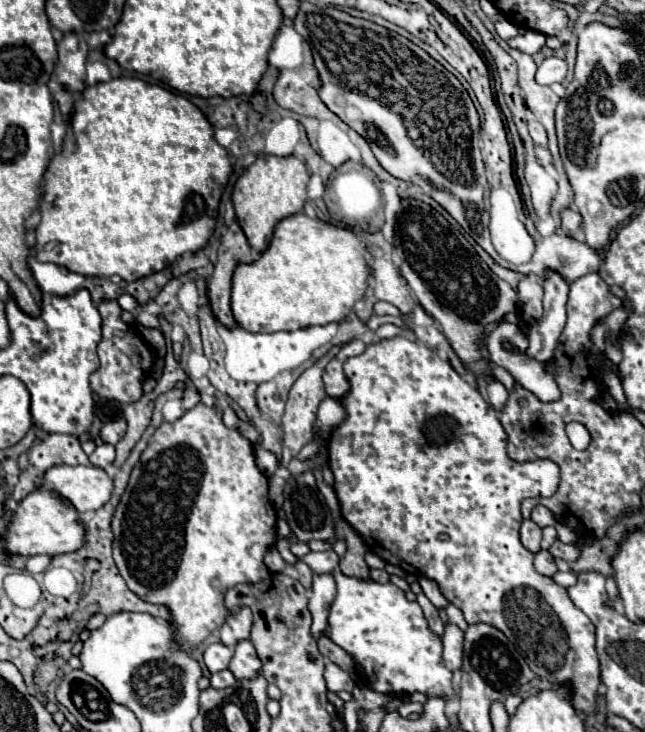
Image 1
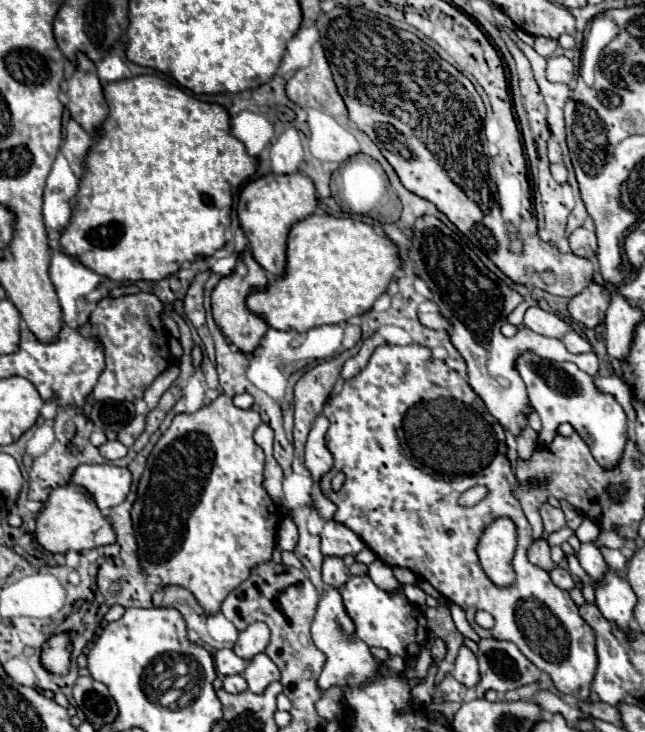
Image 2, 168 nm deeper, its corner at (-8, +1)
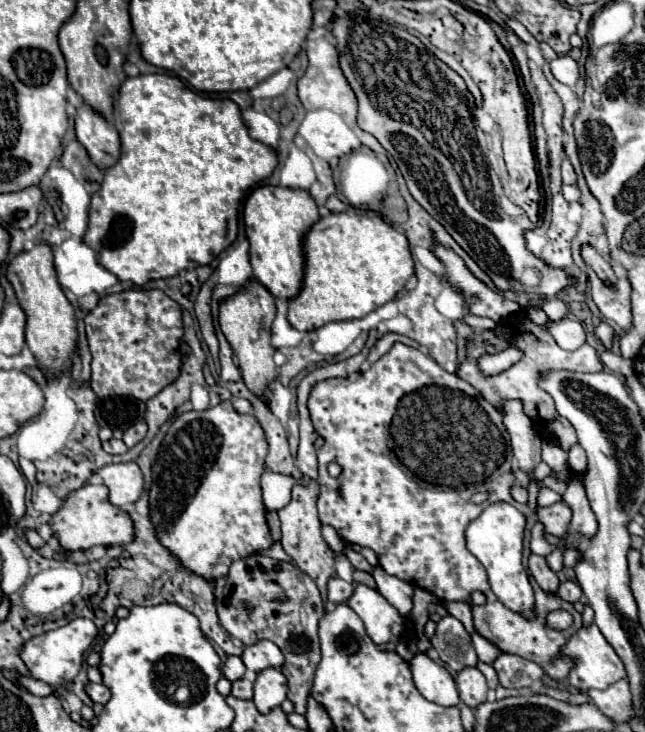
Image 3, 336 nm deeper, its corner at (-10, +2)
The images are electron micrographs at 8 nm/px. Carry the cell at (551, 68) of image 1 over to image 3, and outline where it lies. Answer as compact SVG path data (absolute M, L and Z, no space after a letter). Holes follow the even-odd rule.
M560 55L558 59L550 61L550 69L552 69L552 75L564 83L564 85L570 85L574 87L578 77L580 77L580 71L578 71L578 63L570 57L570 55Z

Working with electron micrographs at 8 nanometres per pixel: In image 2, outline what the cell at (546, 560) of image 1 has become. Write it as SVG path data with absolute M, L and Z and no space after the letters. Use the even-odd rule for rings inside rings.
M554 566L554 568L550 570L550 578L552 578L552 582L554 582L558 588L562 588L562 590L570 590L570 588L574 586L574 578L570 576L570 572L564 570L564 568L560 568L560 566Z

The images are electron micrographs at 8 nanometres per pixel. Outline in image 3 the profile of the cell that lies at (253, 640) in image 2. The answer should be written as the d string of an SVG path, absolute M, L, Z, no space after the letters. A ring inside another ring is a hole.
M258 641L256 645L246 647L246 651L242 653L242 661L252 673L260 673L268 667L280 669L284 663L284 655L272 641Z

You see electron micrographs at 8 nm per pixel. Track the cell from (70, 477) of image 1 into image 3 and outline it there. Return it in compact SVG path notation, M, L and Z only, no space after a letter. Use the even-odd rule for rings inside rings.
M134 461L106 465L96 475L104 479L104 485L110 489L110 501L118 507L136 503L144 491L144 477Z

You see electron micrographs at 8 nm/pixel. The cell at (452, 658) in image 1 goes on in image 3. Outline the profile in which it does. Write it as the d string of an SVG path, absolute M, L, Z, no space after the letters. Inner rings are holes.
M466 667L456 675L456 685L458 685L458 693L460 693L460 701L464 705L468 705L470 709L476 709L480 703L486 701L486 693L488 693L488 685L484 675L474 669L474 667Z

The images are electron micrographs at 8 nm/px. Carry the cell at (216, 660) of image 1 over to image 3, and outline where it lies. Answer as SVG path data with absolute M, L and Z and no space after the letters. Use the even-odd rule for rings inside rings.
M228 657L228 661L224 663L224 669L222 671L224 671L224 677L228 681L236 681L236 679L242 679L244 677L246 667L244 667L244 663L242 663L240 657Z

